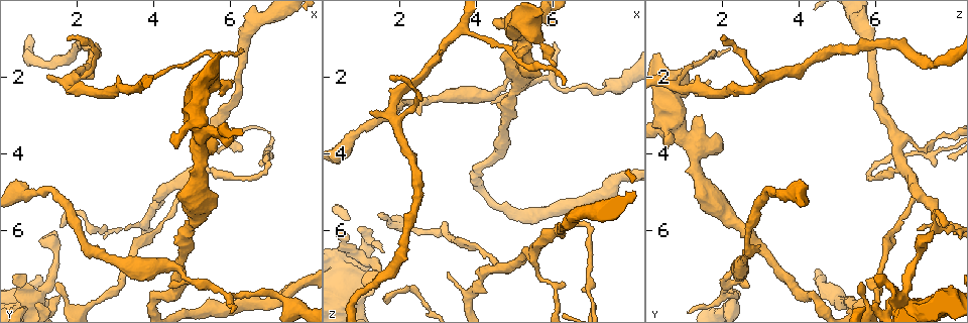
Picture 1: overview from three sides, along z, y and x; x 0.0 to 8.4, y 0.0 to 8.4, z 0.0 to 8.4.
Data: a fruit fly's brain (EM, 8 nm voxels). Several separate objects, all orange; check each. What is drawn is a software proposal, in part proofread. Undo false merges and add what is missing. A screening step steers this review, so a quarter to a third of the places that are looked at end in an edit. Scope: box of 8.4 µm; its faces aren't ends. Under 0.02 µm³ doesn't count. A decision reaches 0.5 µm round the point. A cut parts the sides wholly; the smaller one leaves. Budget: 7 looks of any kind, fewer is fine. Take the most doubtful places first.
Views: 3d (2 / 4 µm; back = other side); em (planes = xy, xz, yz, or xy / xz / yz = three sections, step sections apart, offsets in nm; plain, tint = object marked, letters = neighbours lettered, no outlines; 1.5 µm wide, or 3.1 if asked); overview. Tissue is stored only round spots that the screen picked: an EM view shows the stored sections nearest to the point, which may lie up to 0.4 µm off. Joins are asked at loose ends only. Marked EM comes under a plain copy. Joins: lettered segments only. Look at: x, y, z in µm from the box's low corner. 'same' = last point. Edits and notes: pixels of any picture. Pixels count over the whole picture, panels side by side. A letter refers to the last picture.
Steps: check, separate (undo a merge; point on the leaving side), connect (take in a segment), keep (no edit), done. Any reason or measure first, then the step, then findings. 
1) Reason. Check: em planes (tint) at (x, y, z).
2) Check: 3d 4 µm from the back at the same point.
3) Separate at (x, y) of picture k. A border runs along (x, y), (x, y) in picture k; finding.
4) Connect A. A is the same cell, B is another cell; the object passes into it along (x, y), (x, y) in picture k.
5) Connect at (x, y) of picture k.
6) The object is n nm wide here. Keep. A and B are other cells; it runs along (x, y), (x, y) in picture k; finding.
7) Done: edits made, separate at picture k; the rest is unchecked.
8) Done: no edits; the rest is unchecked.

Arms part here. Check: 3d 2 µm at (4.70, 4.85, 7.00).

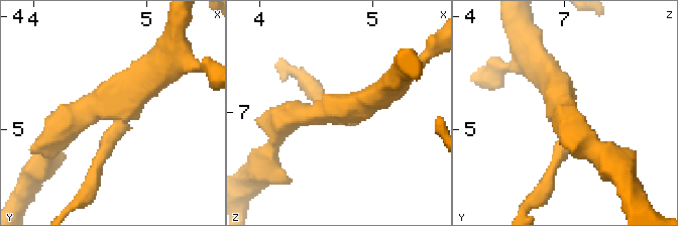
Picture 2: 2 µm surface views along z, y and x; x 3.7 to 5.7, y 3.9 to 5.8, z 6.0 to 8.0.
3 arms meet here. Check: em planes (letters) at (4.70, 4.82, 7.00).

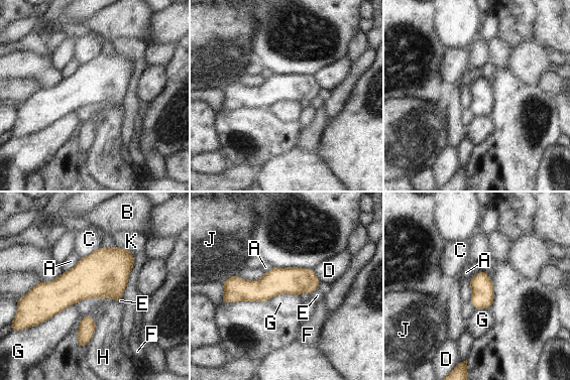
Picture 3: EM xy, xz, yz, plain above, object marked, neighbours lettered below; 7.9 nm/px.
Keep. A, B, C, D, E, F, G, H, J and K are other cells; a border runs along (75, 303), (33, 326) in picture 3; continuous, no second neuron.

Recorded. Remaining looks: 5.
Stops while still wide. Check: 3d 4 µm at (5.70, 3.65, 1.90).

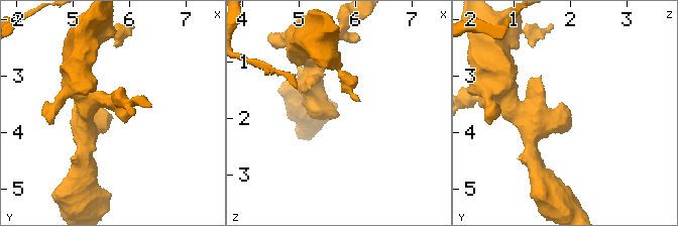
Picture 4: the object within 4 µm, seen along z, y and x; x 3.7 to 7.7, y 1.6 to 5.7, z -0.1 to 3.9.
Check: em yz step 4 (letters) at (5.65, 3.70, 1.95).

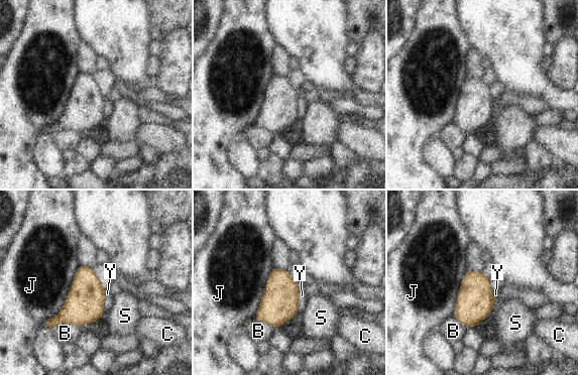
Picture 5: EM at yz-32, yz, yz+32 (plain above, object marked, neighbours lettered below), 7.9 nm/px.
Check: em planes (letters) at the same point.

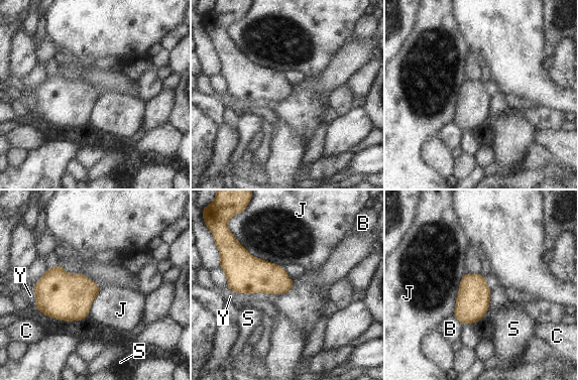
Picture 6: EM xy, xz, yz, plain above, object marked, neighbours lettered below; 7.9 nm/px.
The object is 240 nm wide here. Keep. B, C, J, S and Y are other cells; a border runs along (236, 239), (249, 253), (282, 267) in picture 6; no lettered segment goes on from it.

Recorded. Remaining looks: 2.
Done: no edits; the rest is unchecked.

